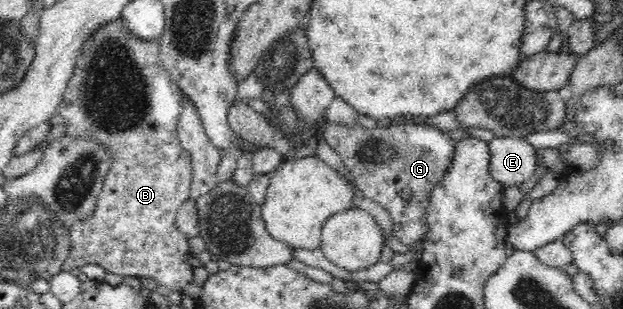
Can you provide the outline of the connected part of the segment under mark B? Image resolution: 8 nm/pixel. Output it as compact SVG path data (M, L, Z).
M122 17L113 21L113 23L105 23L101 25L83 45L81 49L81 57L77 59L77 67L72 71L69 85L63 93L63 99L57 106L57 113L63 117L65 123L65 134L73 139L92 139L98 141L100 145L104 145L105 150L109 152L109 156L113 158L111 161L111 169L107 172L104 179L104 185L95 205L95 211L78 223L72 225L70 229L70 252L68 258L63 264L62 270L69 272L71 269L83 267L88 263L96 263L101 265L105 271L122 275L123 277L130 275L138 278L153 277L157 285L167 287L169 291L178 291L181 293L183 287L188 283L193 282L193 266L187 262L187 257L193 255L190 253L187 237L179 231L176 226L176 217L181 209L181 205L189 200L191 175L193 175L193 165L190 159L190 154L181 145L181 140L178 138L178 119L182 112L184 94L176 82L173 82L172 77L165 67L161 66L161 47L158 41L146 41L134 35L126 27Z

